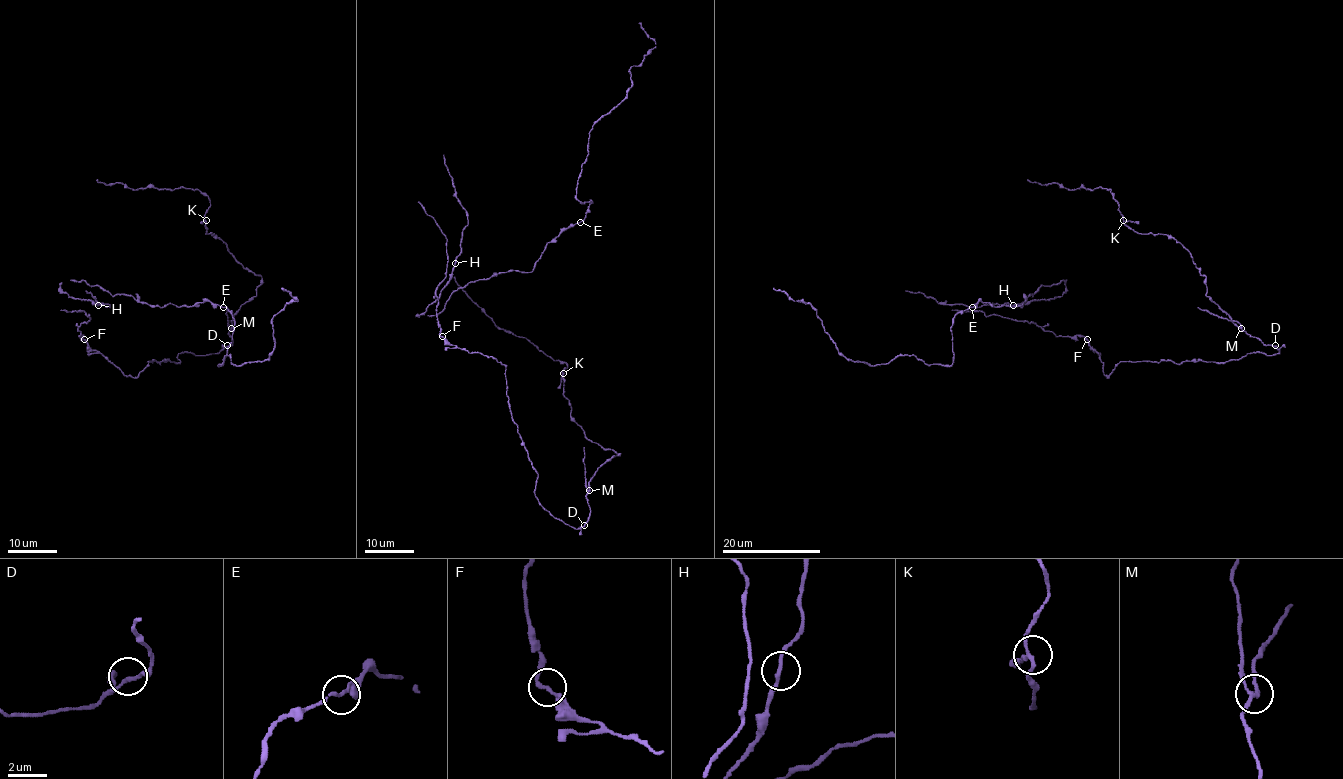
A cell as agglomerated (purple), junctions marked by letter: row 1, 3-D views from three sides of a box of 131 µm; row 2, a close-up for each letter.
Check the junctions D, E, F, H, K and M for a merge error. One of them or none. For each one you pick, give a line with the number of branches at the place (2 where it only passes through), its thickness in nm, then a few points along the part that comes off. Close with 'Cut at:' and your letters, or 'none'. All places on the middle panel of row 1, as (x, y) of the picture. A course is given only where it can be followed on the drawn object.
M: 3 branches meet; 160 nm thick; foreign part runs (589, 491), (585, 486), (583, 447)
Cut at: M

